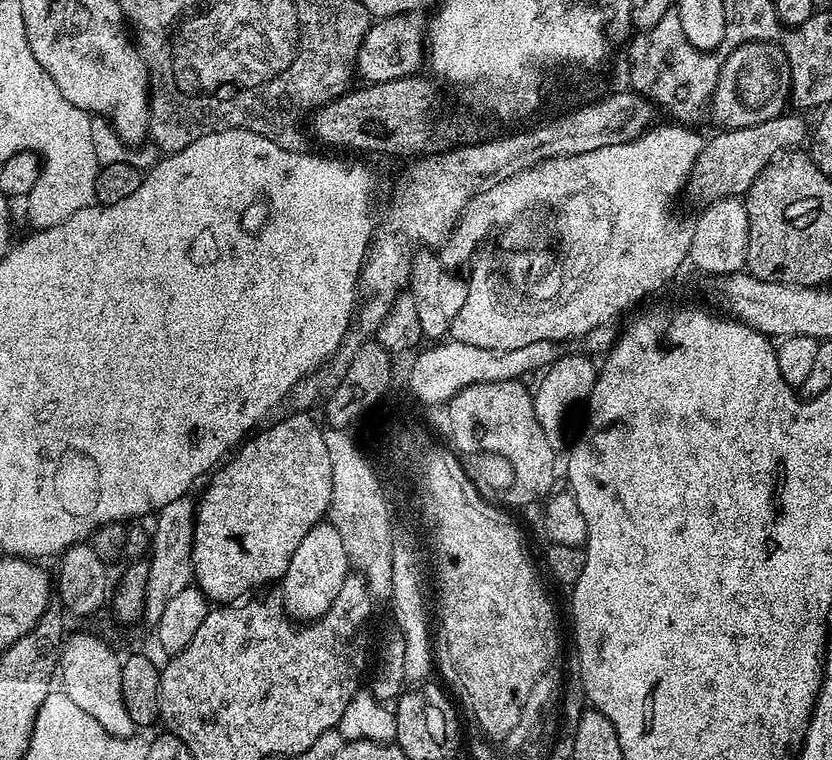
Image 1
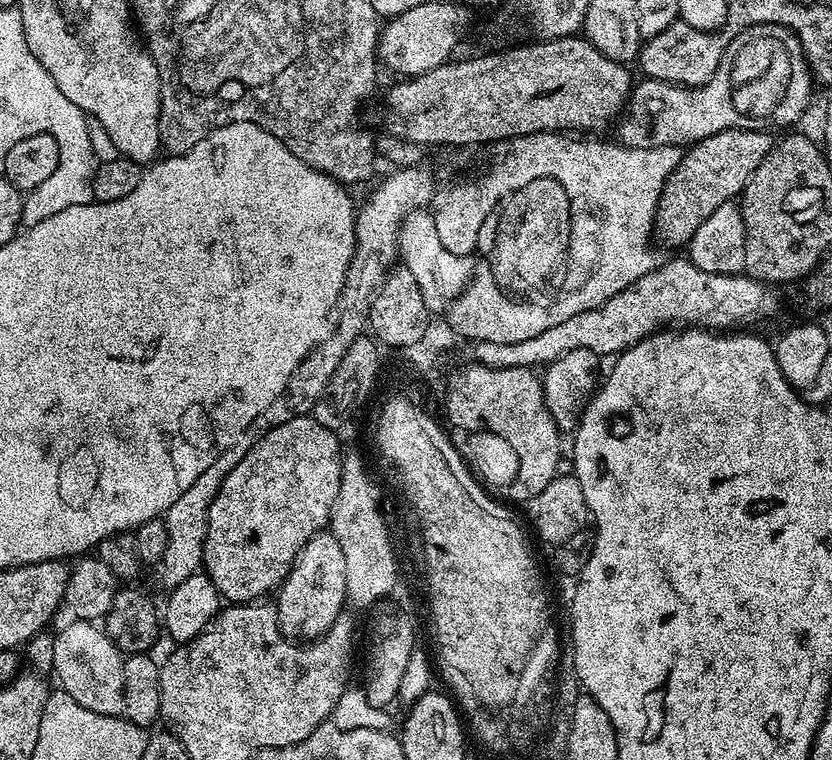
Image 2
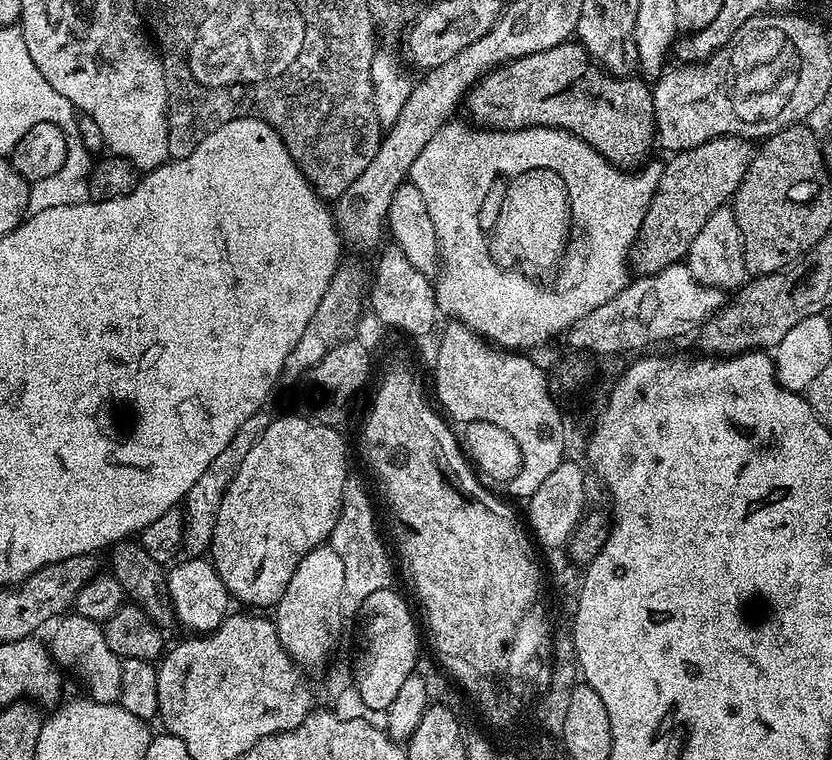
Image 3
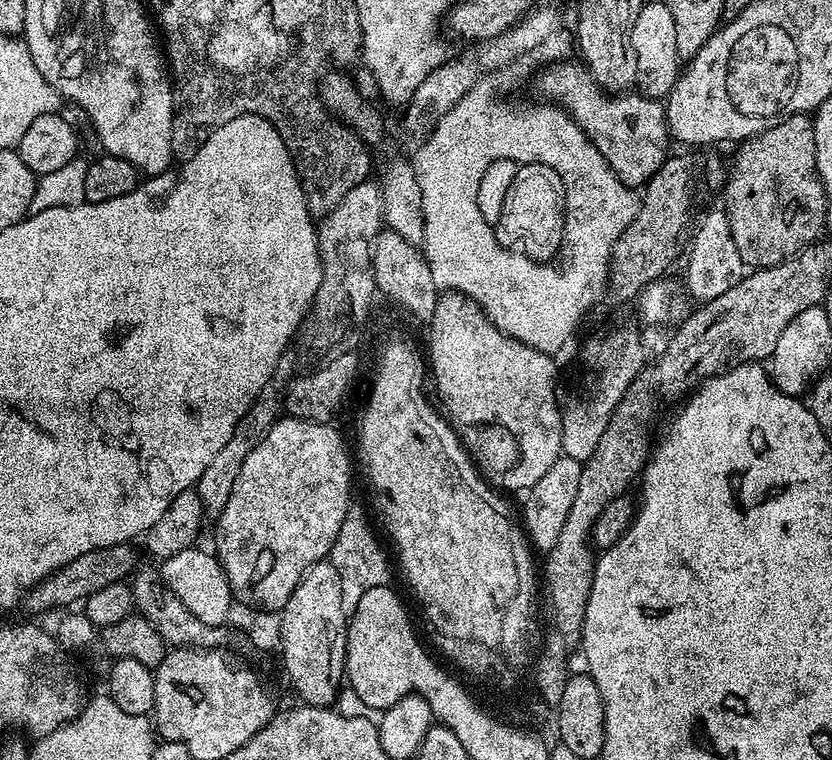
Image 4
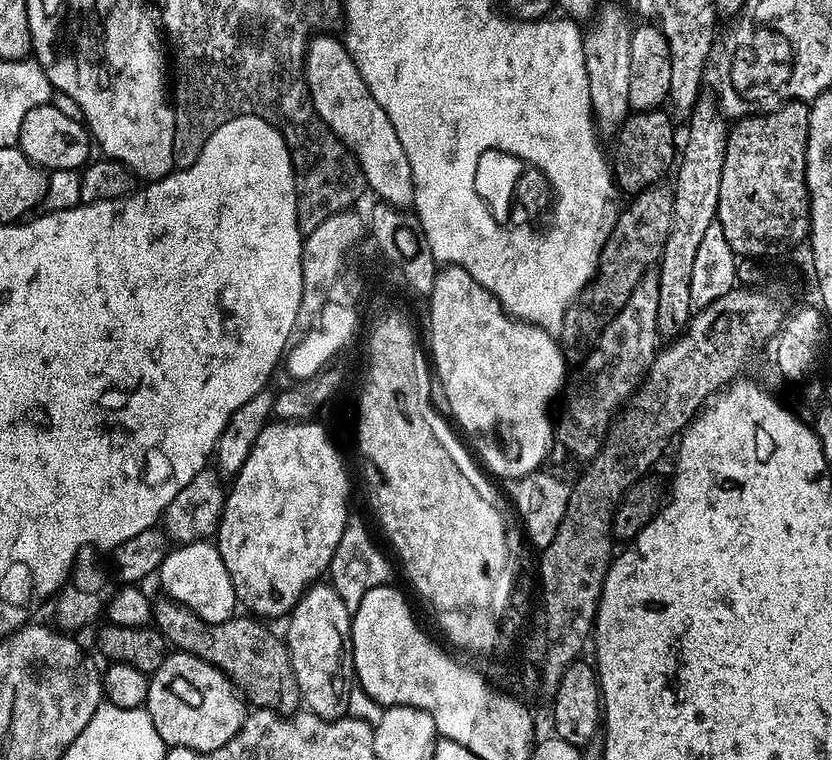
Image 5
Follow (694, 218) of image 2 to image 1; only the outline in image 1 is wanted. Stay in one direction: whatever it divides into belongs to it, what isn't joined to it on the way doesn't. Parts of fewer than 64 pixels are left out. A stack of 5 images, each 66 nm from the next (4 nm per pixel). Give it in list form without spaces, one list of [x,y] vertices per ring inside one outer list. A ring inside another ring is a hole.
[[[781,114],[770,118],[761,124],[755,124],[749,128],[729,128],[727,130],[717,131],[717,136],[708,136],[704,141],[704,149],[702,154],[698,154],[698,158],[692,167],[692,175],[688,178],[686,185],[686,196],[689,196],[694,203],[699,206],[707,206],[718,202],[727,196],[743,197],[750,190],[750,186],[758,178],[758,174],[762,174],[762,170],[766,170],[766,166],[772,163],[777,156],[781,155],[785,150],[796,150],[801,147],[800,144],[810,132],[810,124],[803,120],[800,116],[788,116],[789,114]]]

